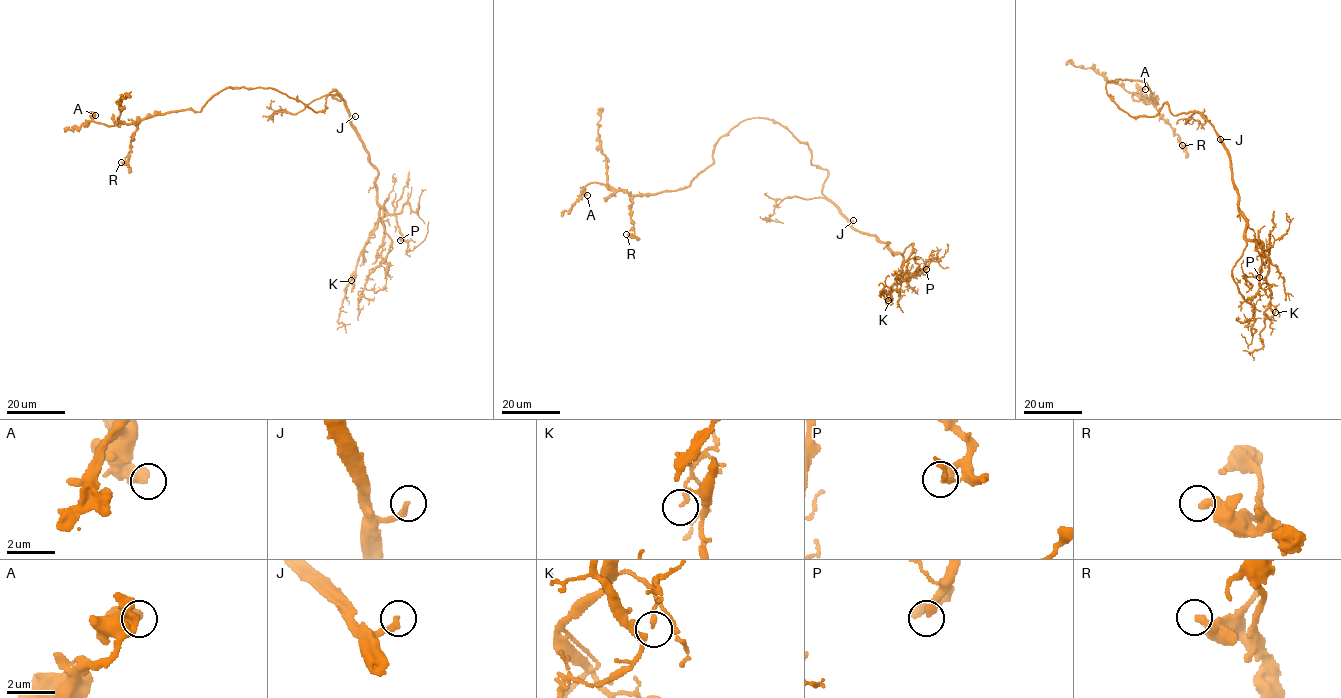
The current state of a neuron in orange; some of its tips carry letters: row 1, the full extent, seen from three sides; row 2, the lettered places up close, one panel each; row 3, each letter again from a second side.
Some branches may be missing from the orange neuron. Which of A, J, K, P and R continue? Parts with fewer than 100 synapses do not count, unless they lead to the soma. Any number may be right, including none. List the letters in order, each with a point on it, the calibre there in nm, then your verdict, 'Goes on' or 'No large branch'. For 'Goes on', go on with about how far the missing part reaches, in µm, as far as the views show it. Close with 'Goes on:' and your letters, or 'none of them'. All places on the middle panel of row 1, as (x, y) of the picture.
A: Place: (587, 195). Thickness 500 nm. No large branch
J: Place: (853, 220). Thickness 240 nm. Goes on. Missing length about 80 µm
K: Place: (888, 300). Thickness 160 nm. No large branch
P: Place: (926, 269). Thickness 380 nm. No large branch
R: Place: (626, 234). Thickness 360 nm. No large branch
Goes on: J

